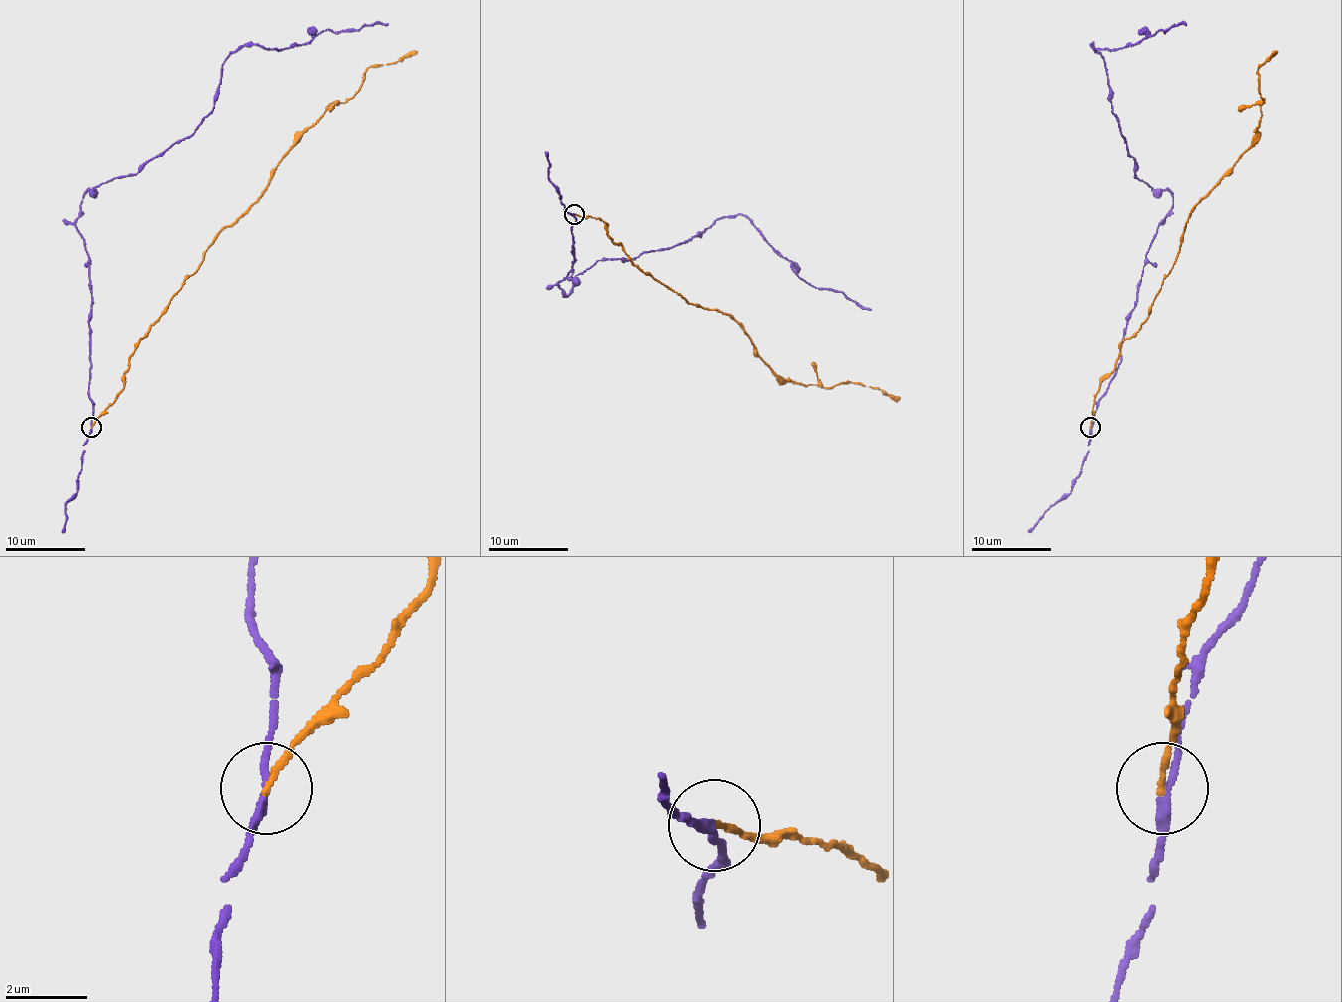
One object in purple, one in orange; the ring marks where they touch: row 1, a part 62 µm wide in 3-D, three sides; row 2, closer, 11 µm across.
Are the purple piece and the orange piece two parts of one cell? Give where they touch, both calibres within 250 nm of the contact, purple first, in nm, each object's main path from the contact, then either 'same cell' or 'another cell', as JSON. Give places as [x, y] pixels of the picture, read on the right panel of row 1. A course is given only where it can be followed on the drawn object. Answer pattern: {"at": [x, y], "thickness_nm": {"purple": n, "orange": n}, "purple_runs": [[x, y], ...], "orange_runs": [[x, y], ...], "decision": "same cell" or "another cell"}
{"at": [1090, 427], "thickness_nm": {"purple": 190, "orange": 150}, "purple_runs": [[1092, 428], [1146, 255], [1173, 199], [1136, 177], [1106, 64], [1090, 44], [1118, 50], [1185, 26]], "orange_runs": [[1090, 428], [1094, 394], [1148, 316], [1191, 209], [1251, 143], [1263, 102], [1259, 66], [1275, 52]], "decision": "another cell"}

